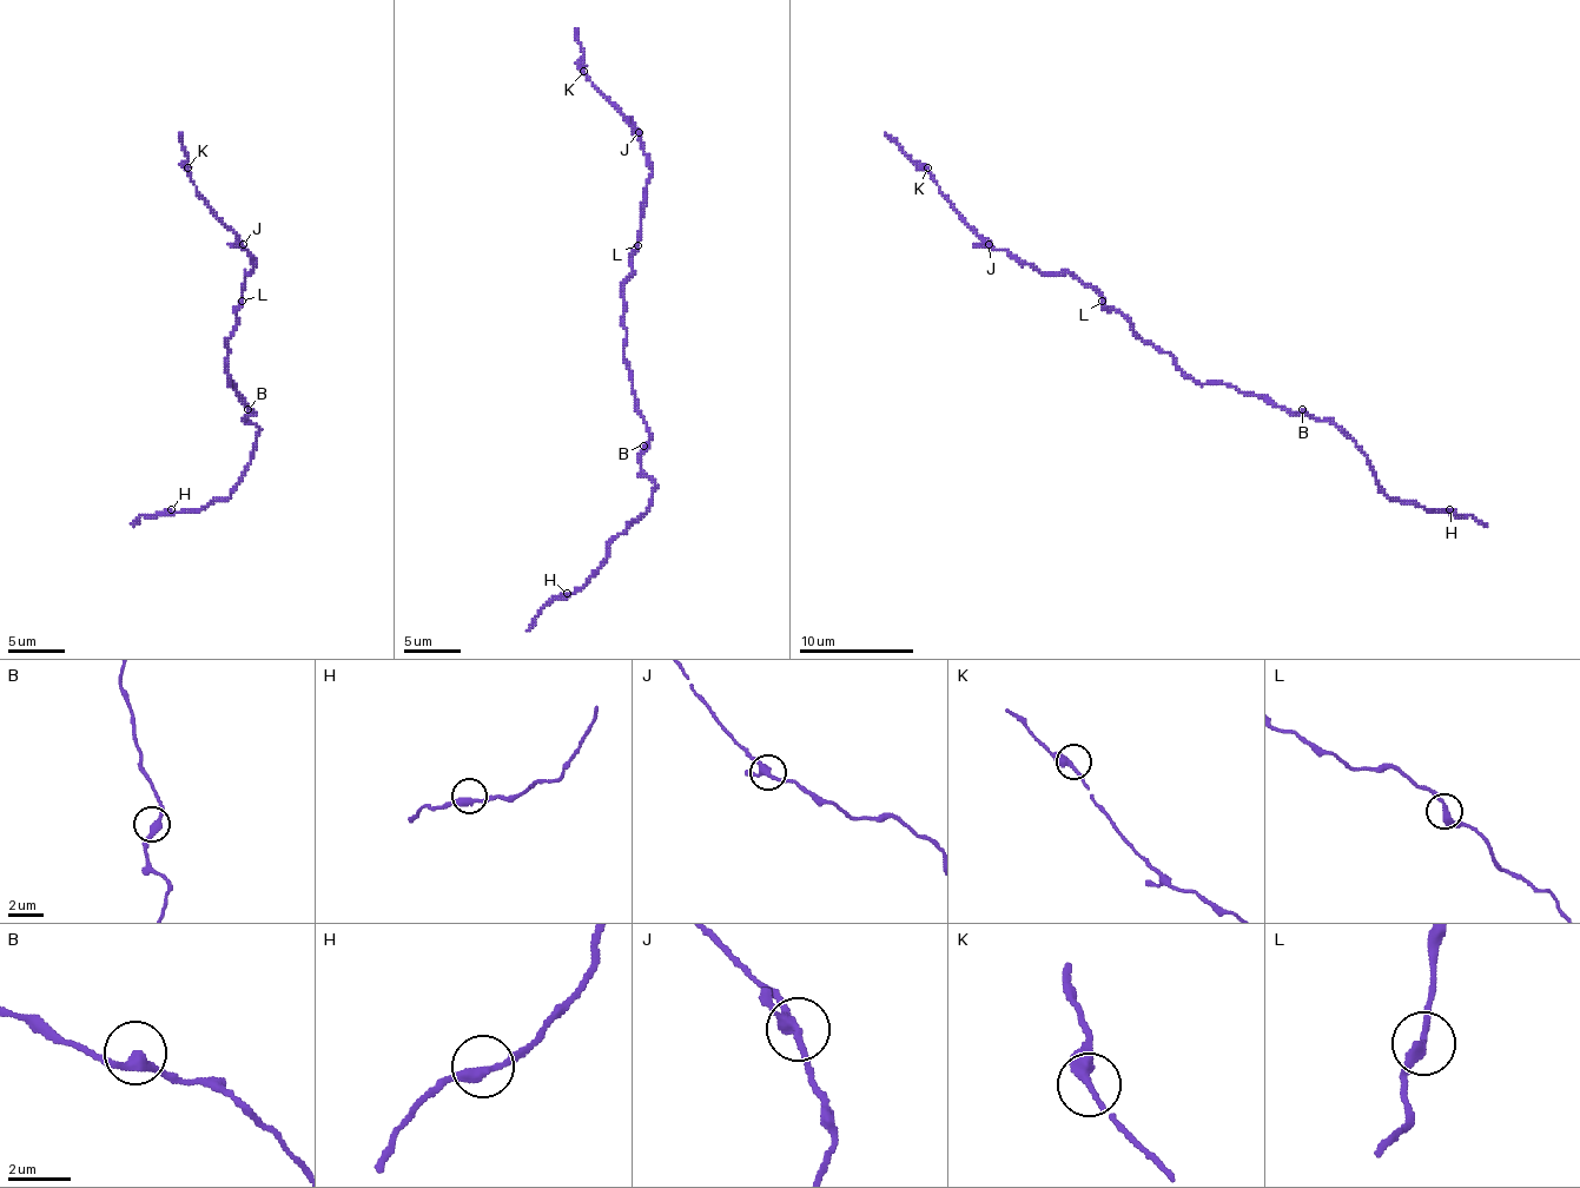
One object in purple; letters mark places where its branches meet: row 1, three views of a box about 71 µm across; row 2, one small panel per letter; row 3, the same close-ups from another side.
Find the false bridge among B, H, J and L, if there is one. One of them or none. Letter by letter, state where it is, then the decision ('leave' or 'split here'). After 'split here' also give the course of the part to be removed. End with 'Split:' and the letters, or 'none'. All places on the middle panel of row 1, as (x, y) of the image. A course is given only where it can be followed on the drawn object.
B: at (643, 446); leave
H: at (567, 593); leave
J: at (639, 132); leave
L: at (638, 245); leave
Split: none

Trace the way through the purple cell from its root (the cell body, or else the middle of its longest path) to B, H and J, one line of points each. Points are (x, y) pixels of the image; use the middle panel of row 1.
B: (627, 331), (623, 362), (632, 376), (635, 408), (649, 430), (649, 440), (643, 446)
H: (627, 331), (623, 362), (649, 430), (641, 470), (655, 490), (649, 508), (609, 545), (607, 562), (567, 593)
J: (627, 331), (623, 285), (632, 274), (643, 189), (652, 175), (638, 131)

